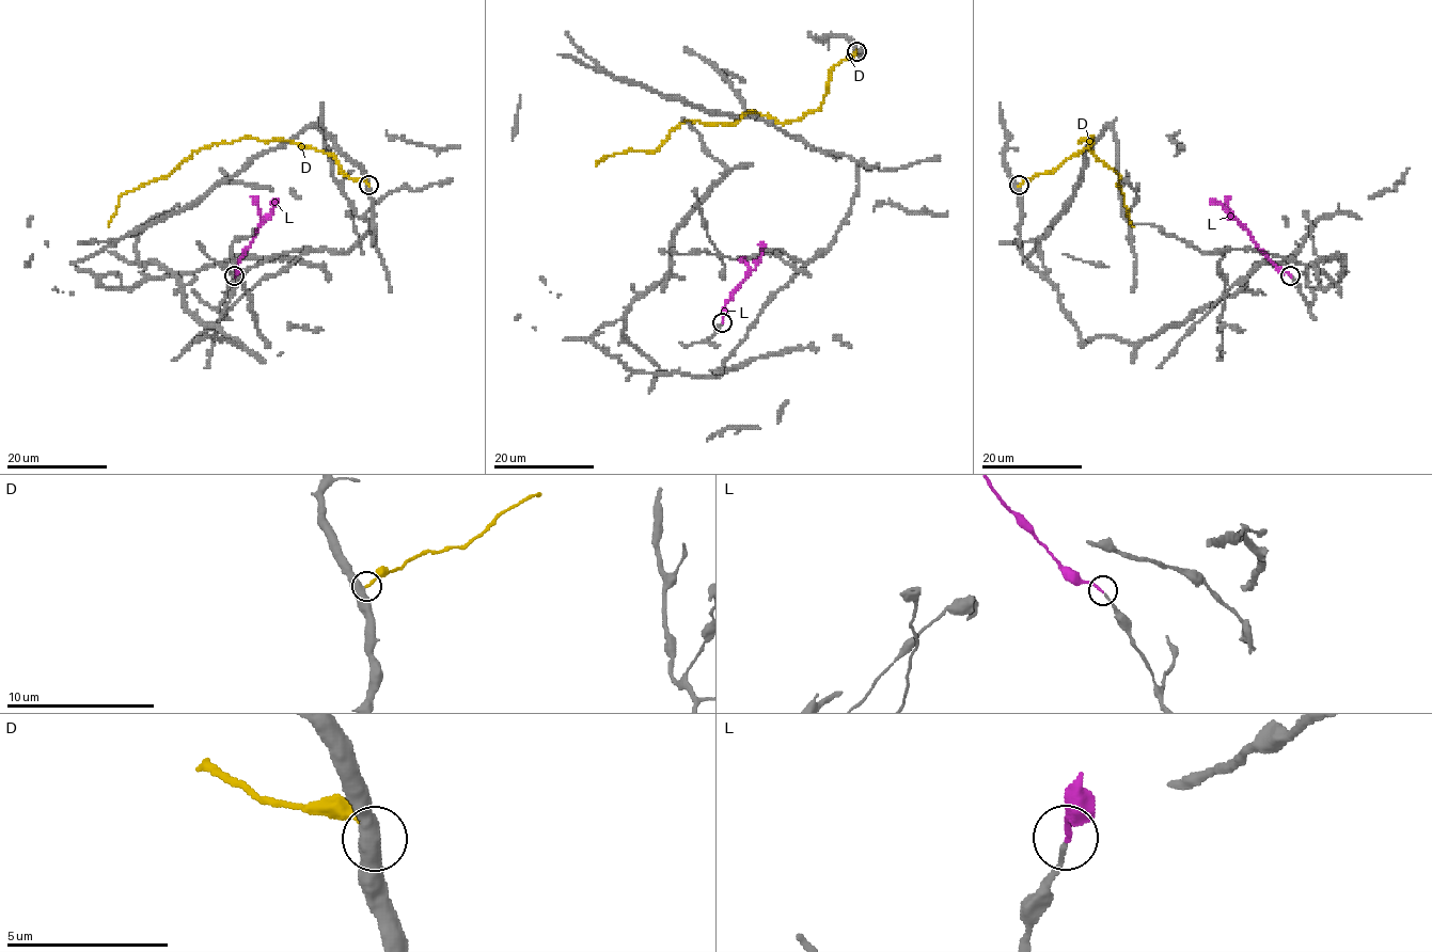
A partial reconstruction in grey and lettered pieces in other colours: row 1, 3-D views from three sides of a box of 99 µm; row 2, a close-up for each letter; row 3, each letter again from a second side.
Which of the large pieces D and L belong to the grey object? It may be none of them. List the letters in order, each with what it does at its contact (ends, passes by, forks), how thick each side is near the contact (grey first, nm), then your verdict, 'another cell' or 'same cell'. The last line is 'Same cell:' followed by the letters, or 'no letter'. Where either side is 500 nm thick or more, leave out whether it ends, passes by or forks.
D: it ends; calibres 480 and 190 nm; another cell
L: it ends; calibres 130 and 160 nm; same cell
Same cell: L

